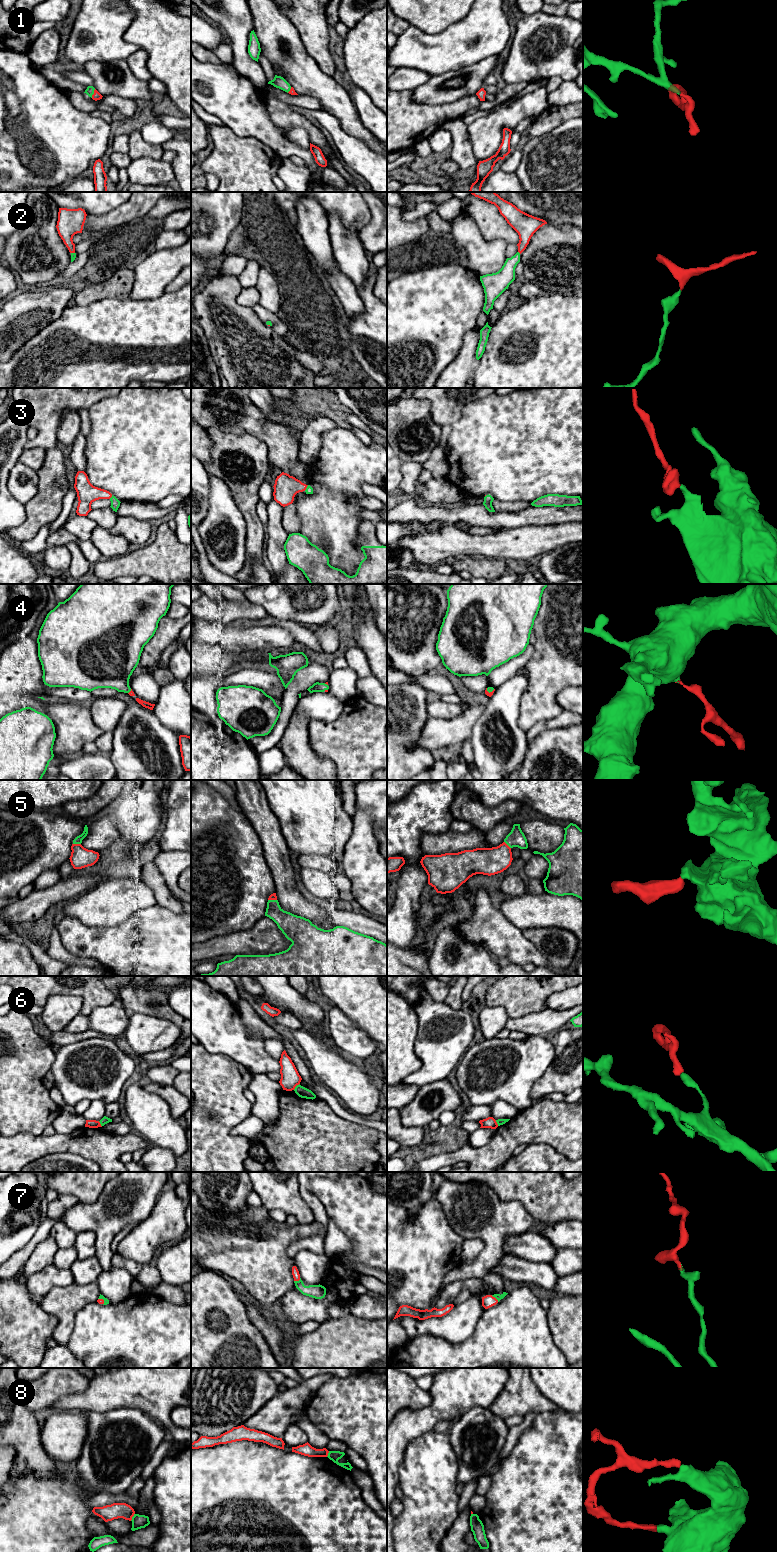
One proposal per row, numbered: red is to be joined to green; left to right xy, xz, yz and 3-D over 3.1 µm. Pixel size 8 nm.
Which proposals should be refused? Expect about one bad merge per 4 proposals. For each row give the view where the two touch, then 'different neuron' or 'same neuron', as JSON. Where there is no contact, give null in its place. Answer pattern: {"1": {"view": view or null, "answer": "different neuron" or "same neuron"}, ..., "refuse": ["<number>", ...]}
{"1": {"view": "xy", "answer": "same neuron"}, "2": {"view": "xy", "answer": "same neuron"}, "3": {"view": "xy", "answer": "same neuron"}, "4": {"view": "yz", "answer": "same neuron"}, "5": {"view": "xy", "answer": "same neuron"}, "6": {"view": "xz", "answer": "different neuron"}, "7": {"view": "yz", "answer": "same neuron"}, "8": {"view": "xy", "answer": "different neuron"}, "refuse": ["6", "8"]}

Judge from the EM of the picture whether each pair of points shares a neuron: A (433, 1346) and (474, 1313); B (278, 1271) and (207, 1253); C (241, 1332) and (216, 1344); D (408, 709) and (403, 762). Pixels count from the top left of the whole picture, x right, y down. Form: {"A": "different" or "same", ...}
{"A": "different", "B": "same", "C": "same", "D": "same"}

